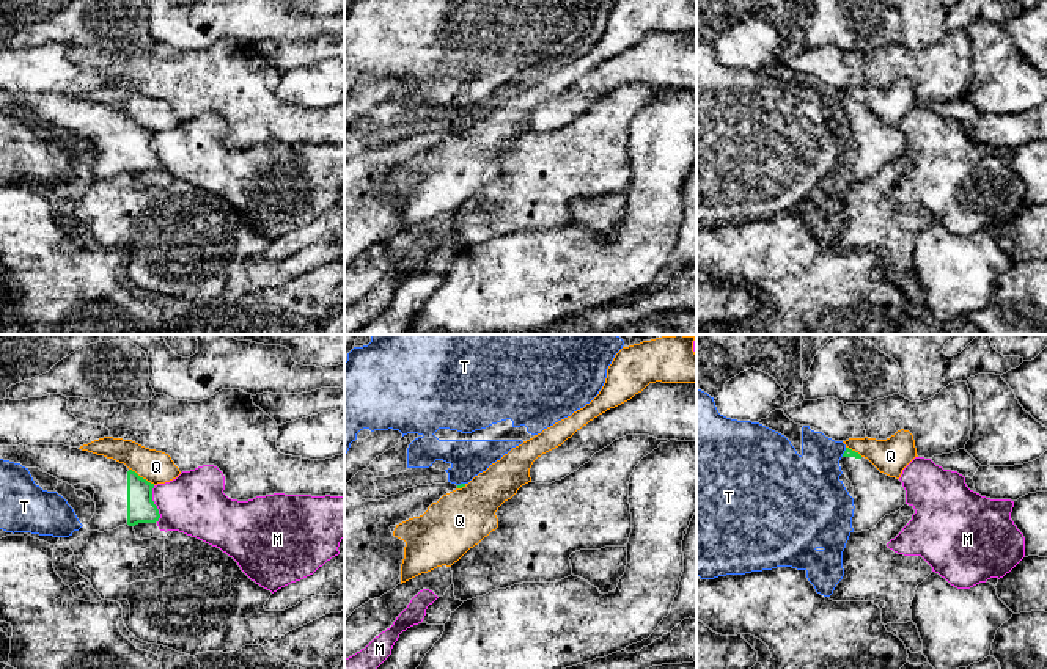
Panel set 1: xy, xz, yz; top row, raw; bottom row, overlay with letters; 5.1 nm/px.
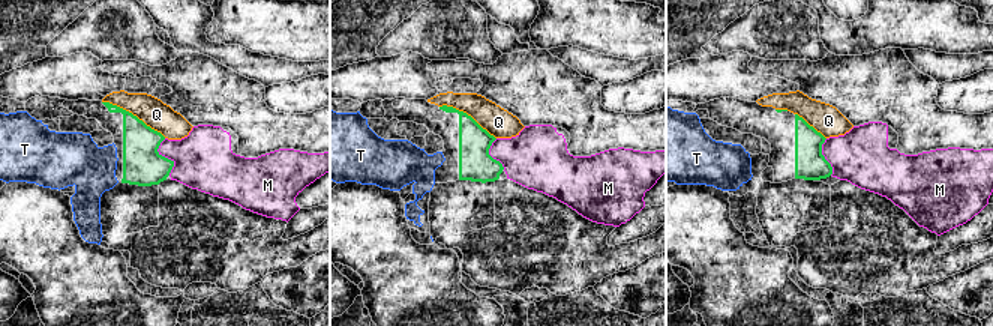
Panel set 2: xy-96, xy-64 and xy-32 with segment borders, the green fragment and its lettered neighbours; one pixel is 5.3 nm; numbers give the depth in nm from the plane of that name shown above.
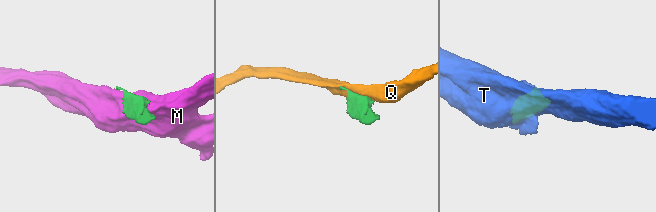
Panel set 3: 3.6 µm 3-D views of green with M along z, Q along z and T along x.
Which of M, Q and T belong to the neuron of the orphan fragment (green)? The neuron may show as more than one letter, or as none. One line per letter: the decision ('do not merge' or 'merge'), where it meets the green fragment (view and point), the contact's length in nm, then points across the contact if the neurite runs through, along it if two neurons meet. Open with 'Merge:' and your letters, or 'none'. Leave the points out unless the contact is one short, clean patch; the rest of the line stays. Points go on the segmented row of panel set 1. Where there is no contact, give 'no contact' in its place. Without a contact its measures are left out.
Merge: none
M: do not merge | xy (154, 504) | 190 nm
Q: do not merge | xy (142, 478) | 160 nm
T: do not merge | yz (844, 453) | 50 nm

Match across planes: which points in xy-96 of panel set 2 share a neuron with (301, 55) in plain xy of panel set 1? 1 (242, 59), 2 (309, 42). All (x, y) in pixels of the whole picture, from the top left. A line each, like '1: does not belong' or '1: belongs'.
1: belongs
2: does not belong

